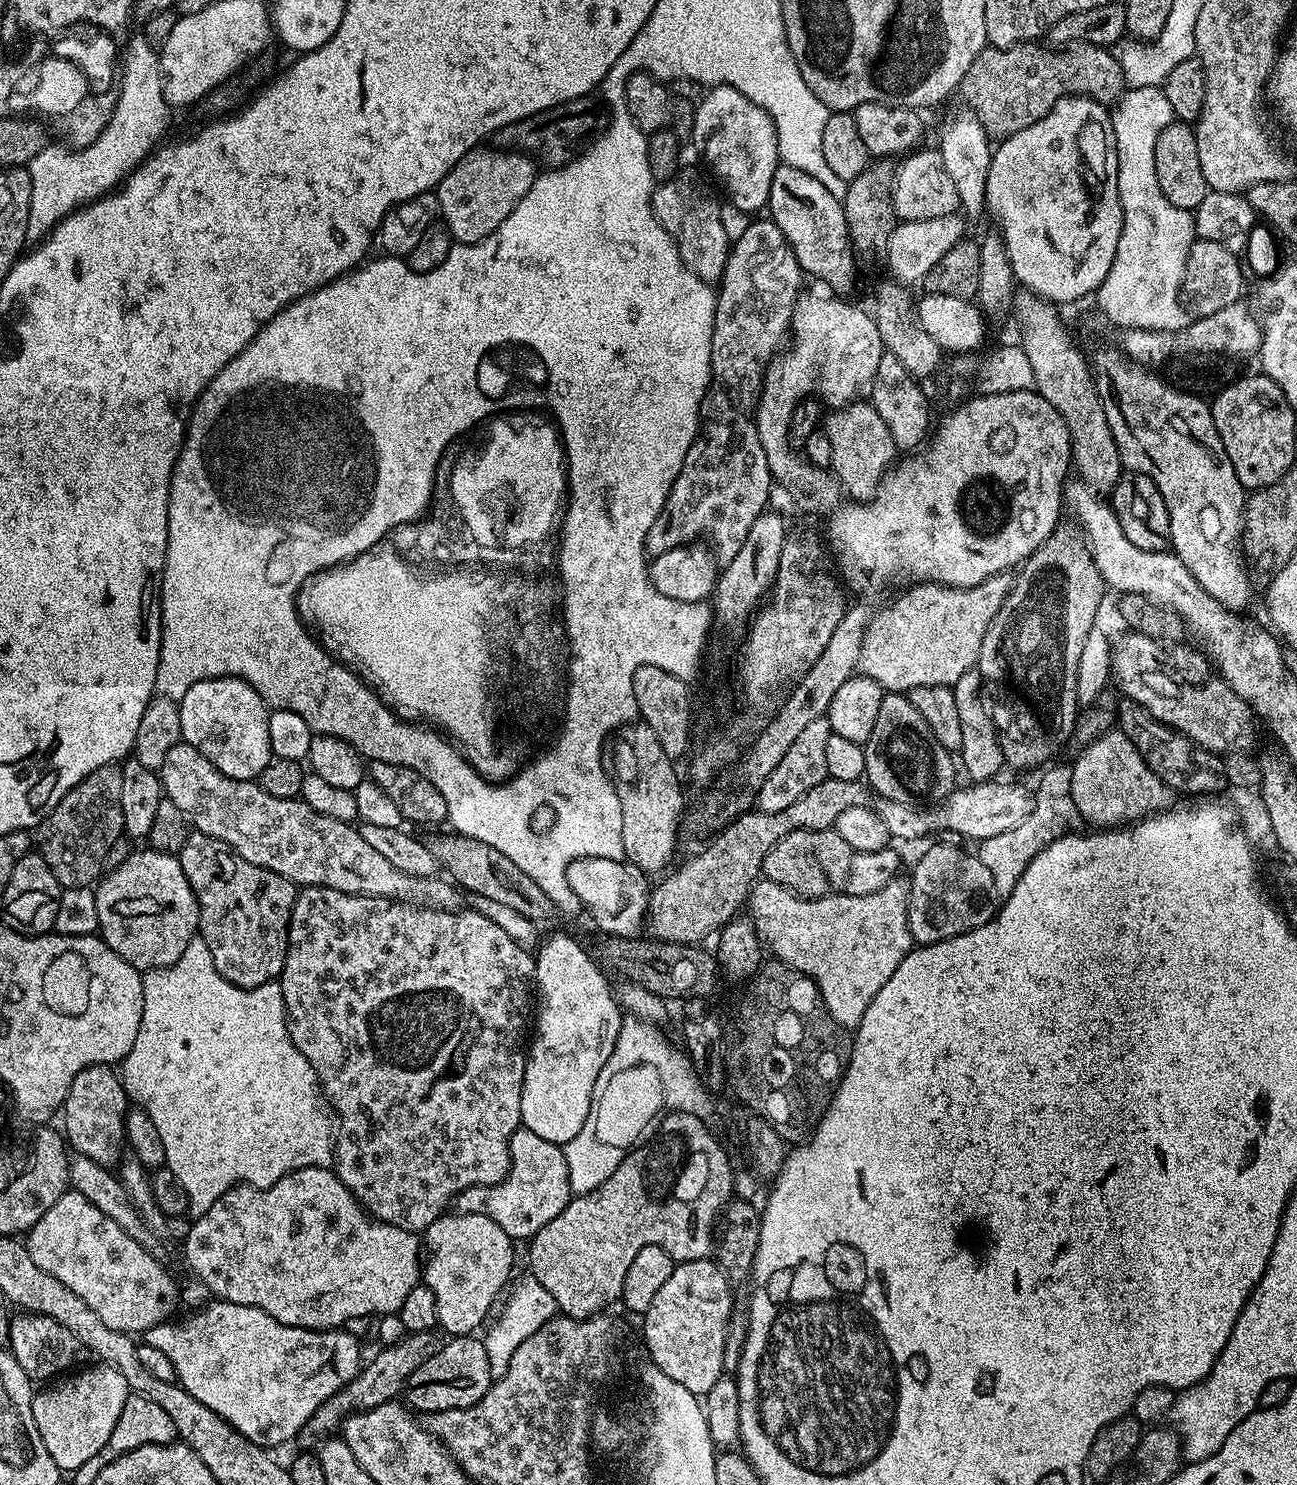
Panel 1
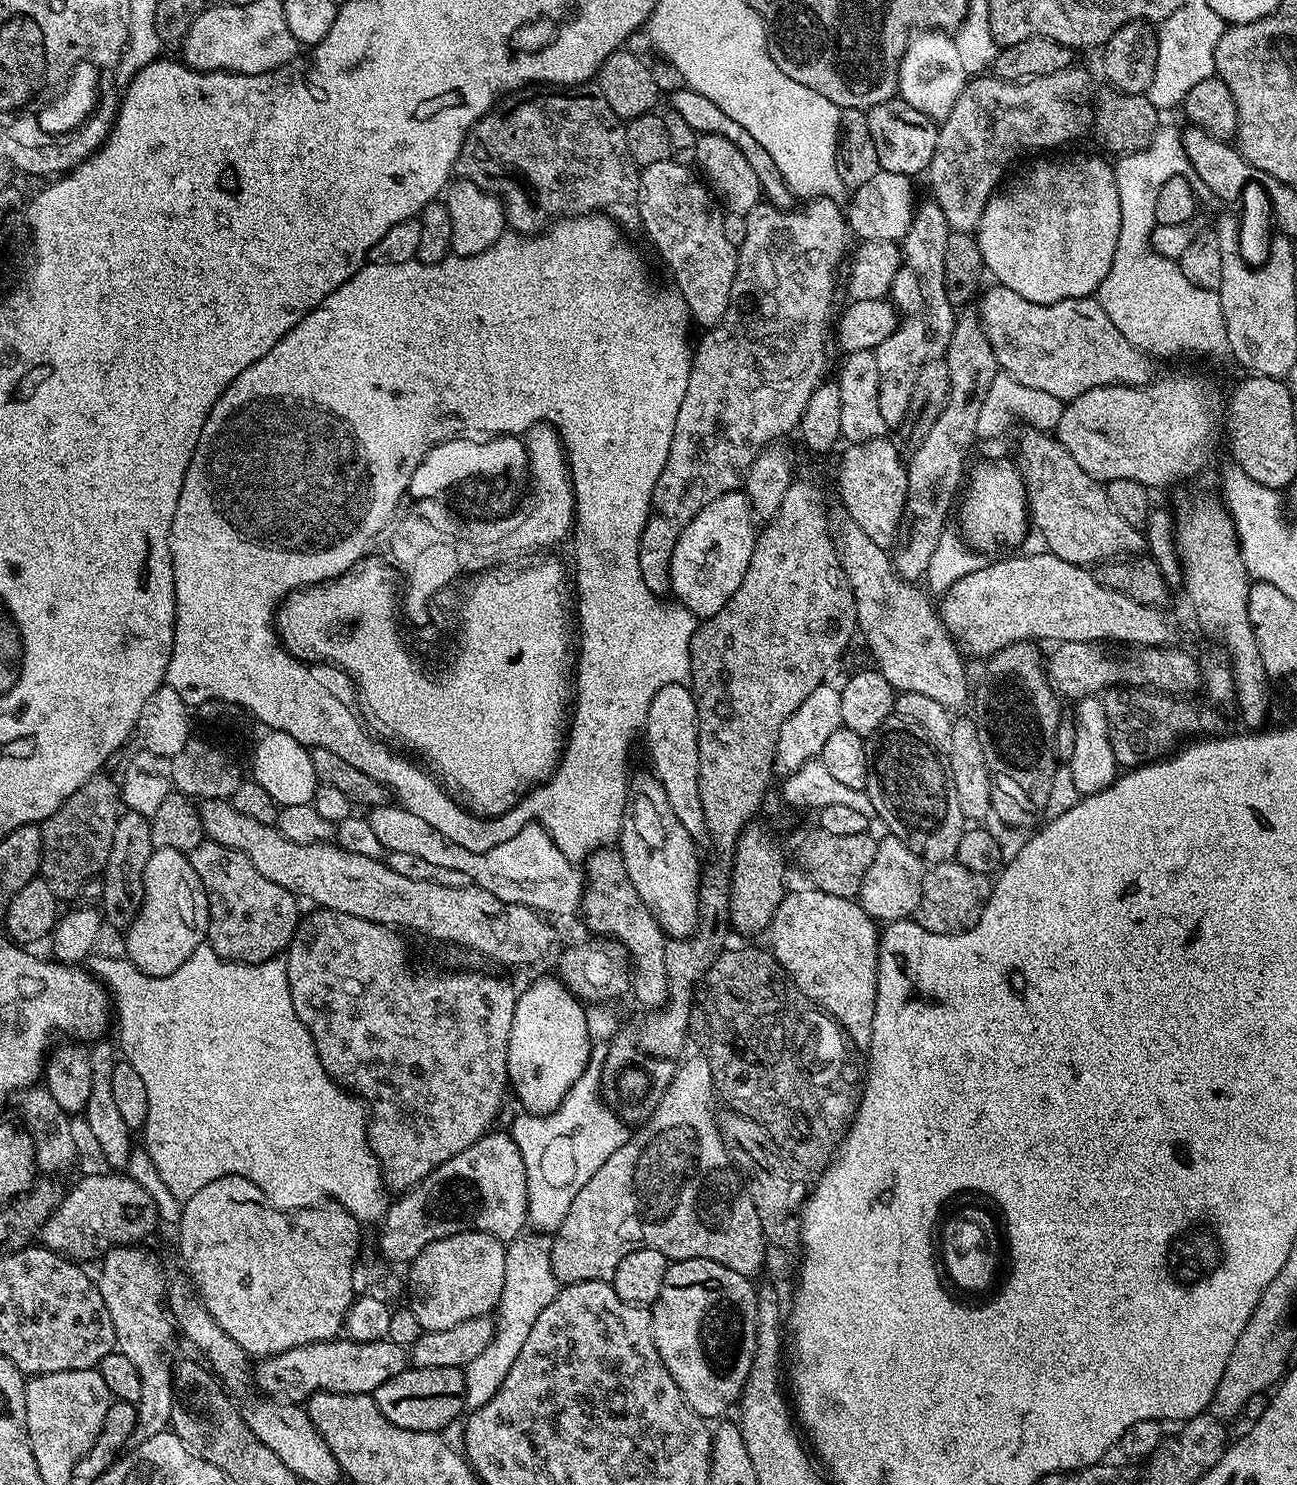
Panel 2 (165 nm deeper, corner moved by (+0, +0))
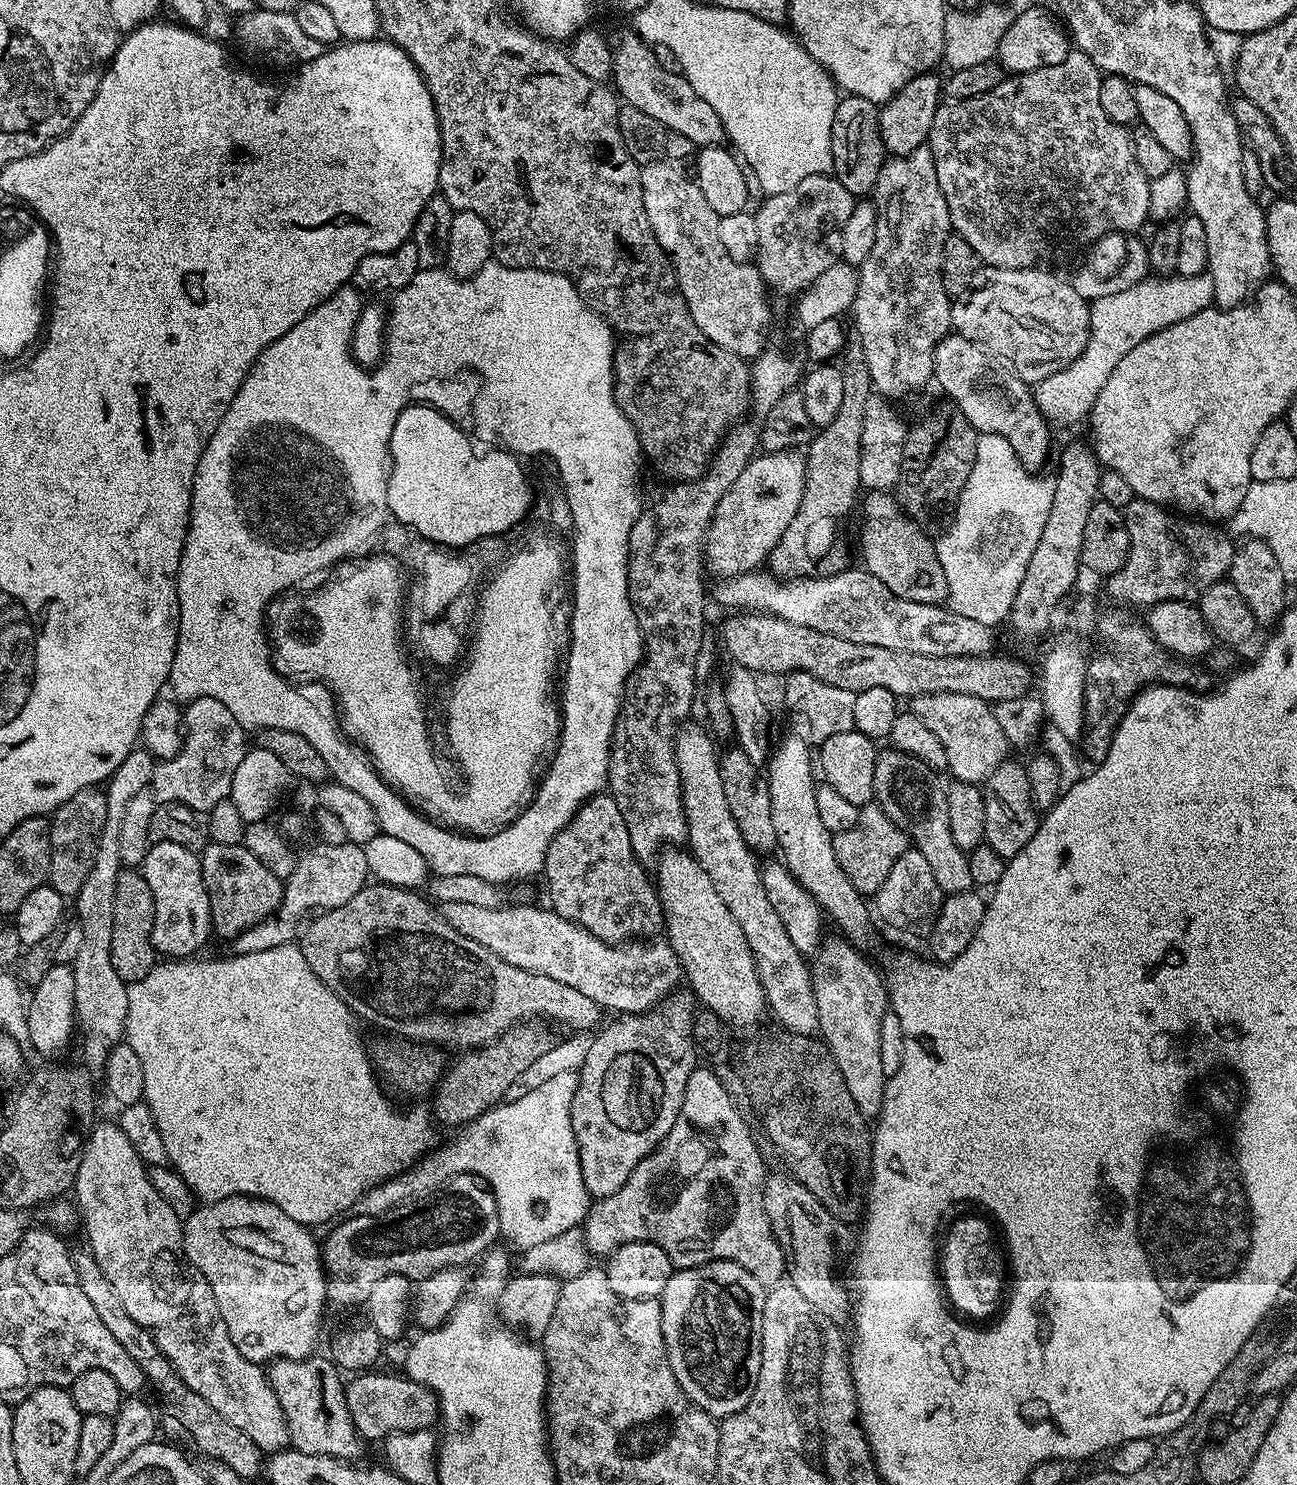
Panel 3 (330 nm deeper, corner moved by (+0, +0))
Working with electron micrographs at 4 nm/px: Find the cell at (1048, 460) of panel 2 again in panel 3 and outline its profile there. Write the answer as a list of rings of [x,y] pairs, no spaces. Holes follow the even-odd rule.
[[[949,334],[942,338],[942,342],[938,342],[938,346],[934,350],[932,375],[935,383],[940,383],[941,390],[953,400],[951,403],[966,417],[970,426],[976,428],[977,433],[989,432],[1004,436],[1006,442],[1010,442],[1014,454],[1018,454],[1024,468],[1029,470],[1043,469],[1040,467],[1047,462],[1048,447],[1052,444],[1051,438],[1048,437],[1050,424],[1035,404],[1033,389],[1024,383],[1022,377],[1013,368],[1009,368],[1006,361],[1001,360],[999,356],[988,351],[981,344],[975,344],[970,338],[959,334]]]

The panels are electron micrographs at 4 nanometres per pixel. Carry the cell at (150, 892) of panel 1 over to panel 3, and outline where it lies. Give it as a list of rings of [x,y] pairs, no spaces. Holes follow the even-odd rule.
[[[155,842],[142,865],[150,894],[154,894],[152,945],[164,958],[192,958],[212,932],[210,898],[202,878],[200,857],[174,842]]]

